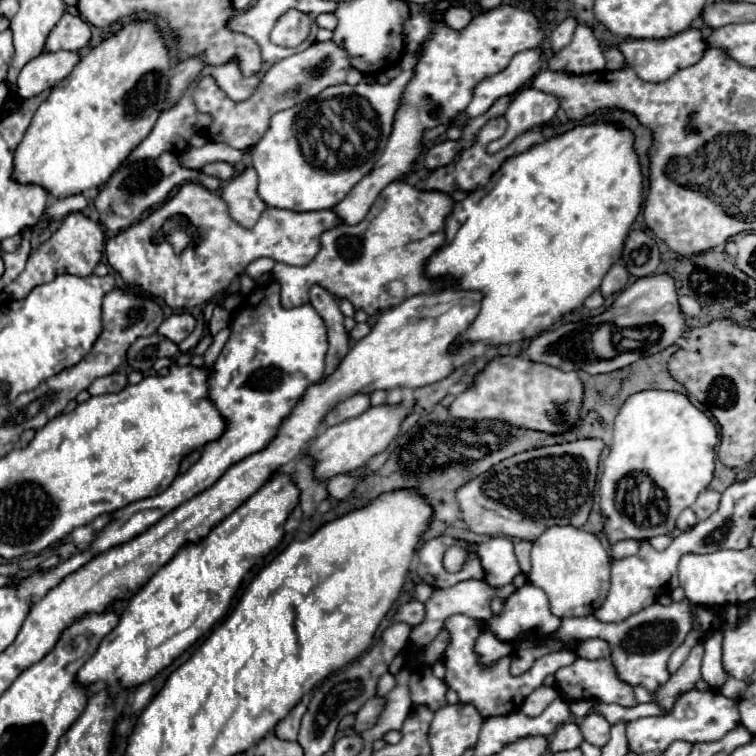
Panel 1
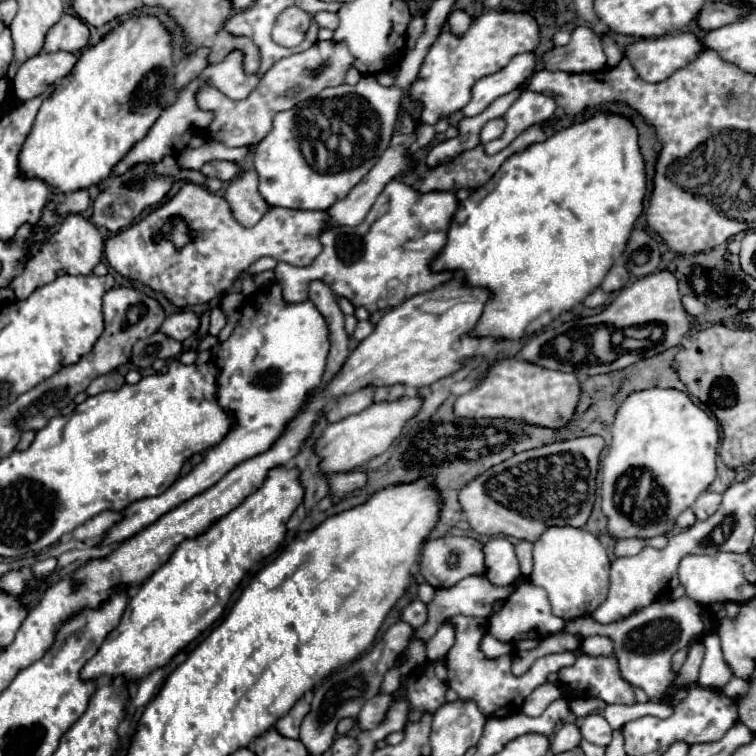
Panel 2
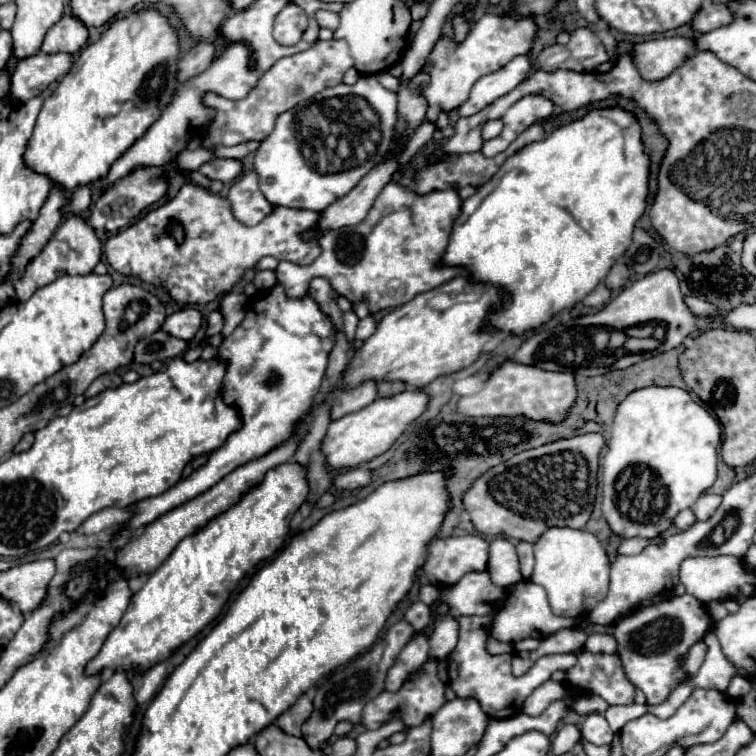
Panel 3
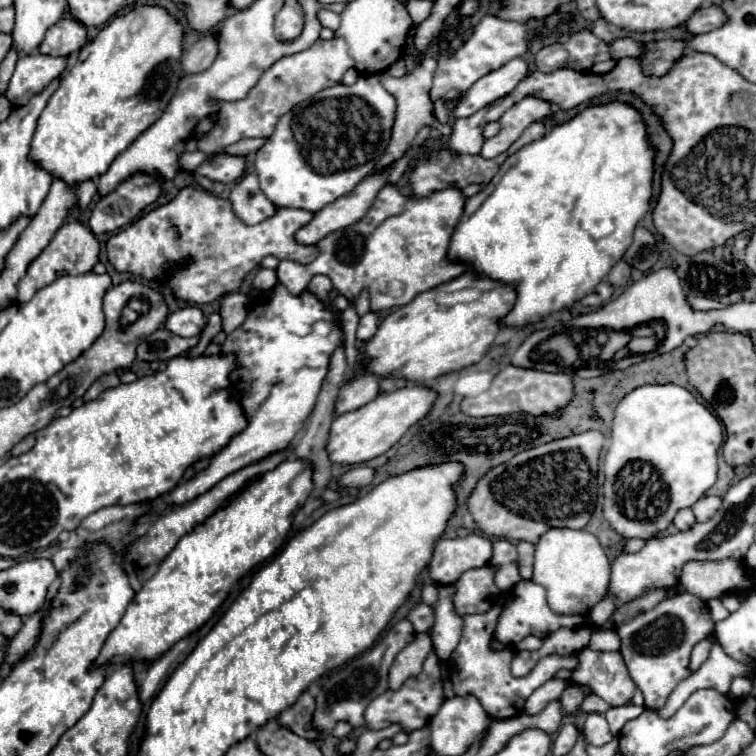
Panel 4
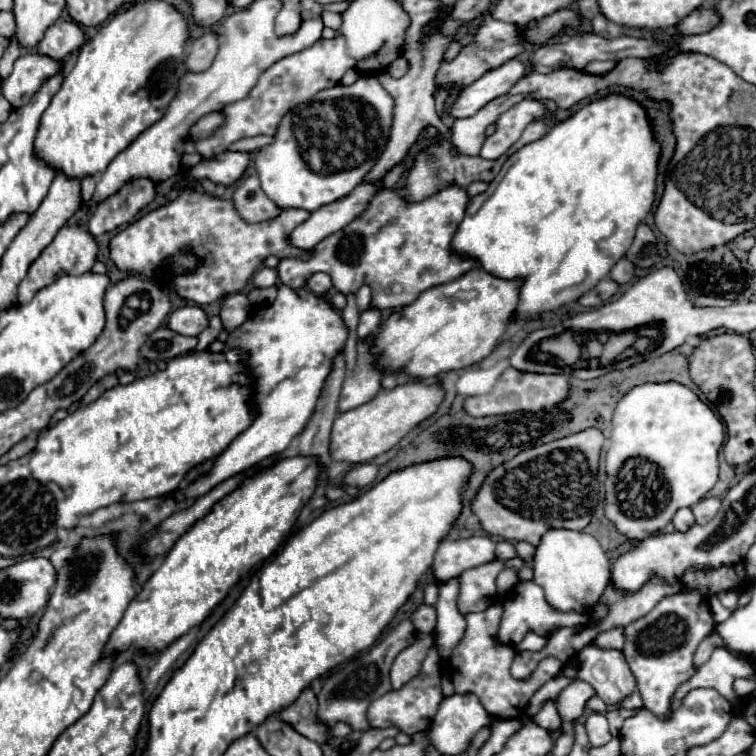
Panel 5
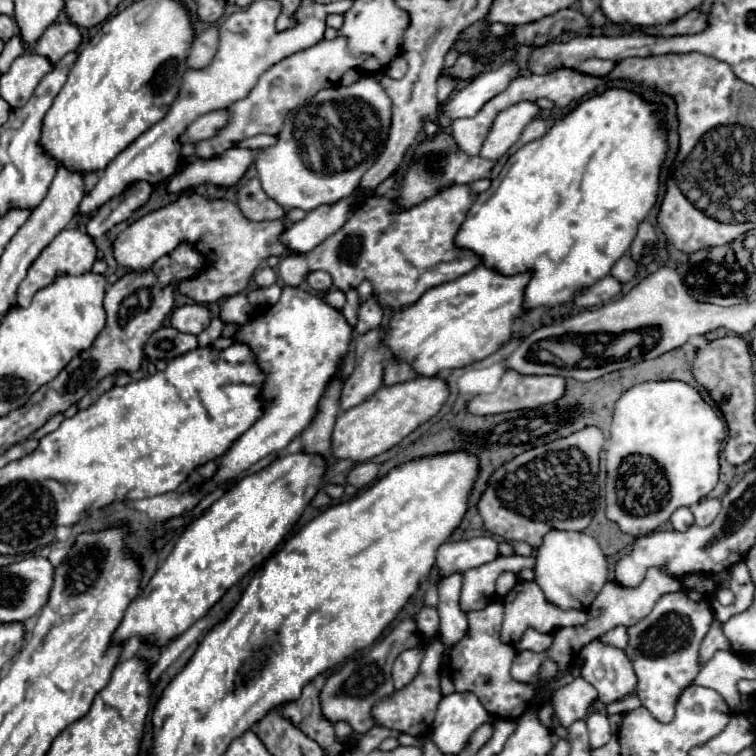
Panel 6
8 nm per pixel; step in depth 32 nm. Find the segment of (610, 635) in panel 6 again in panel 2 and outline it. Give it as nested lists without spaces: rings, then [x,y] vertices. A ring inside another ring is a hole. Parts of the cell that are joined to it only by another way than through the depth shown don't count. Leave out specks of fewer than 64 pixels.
[[[592,636],[582,640],[580,644],[580,652],[586,656],[610,656],[612,654],[612,642],[608,638],[602,636]]]

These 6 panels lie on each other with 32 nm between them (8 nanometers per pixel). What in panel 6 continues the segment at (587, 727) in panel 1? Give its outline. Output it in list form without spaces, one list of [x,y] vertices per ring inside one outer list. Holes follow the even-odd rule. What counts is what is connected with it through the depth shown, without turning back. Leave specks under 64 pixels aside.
[[[592,712],[592,714],[586,718],[586,726],[588,726],[590,746],[592,746],[592,748],[600,748],[600,746],[604,746],[606,742],[610,742],[612,730],[610,730],[610,722],[608,722],[606,714]]]

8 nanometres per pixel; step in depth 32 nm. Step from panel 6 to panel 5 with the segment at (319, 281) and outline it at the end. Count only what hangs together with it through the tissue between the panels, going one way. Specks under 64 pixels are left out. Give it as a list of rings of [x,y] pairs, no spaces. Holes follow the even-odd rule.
[[[314,274],[310,280],[308,280],[308,288],[320,296],[326,296],[330,290],[332,290],[332,280],[328,274]]]

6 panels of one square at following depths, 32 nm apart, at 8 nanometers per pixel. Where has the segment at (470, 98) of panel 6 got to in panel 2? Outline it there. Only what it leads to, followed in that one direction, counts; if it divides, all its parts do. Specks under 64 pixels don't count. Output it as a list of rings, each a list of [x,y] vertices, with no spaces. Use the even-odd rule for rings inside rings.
[[[524,52],[514,56],[506,68],[502,68],[496,74],[484,76],[474,84],[472,100],[464,106],[462,114],[476,116],[484,112],[498,96],[524,86],[530,80],[530,76],[536,72],[536,68],[538,68],[538,58],[534,52]]]

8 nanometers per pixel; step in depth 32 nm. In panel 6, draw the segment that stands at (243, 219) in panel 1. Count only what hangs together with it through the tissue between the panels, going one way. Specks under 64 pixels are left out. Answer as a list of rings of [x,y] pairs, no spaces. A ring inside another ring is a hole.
[[[250,178],[244,186],[240,186],[236,198],[238,198],[240,212],[252,222],[278,220],[280,216],[286,214],[284,208],[280,208],[272,198],[264,194],[258,178]]]

